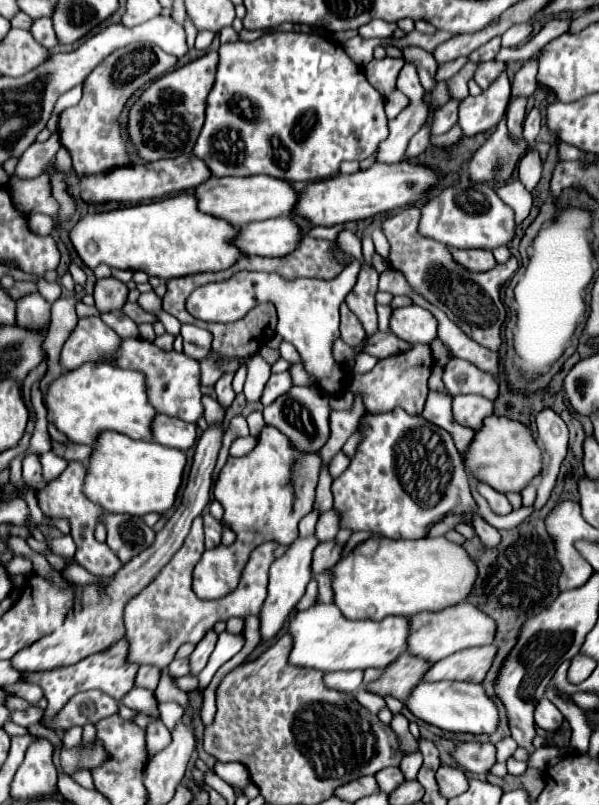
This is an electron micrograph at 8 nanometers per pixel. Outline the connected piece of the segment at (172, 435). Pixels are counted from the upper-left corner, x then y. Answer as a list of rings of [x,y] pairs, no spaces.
[[[161,415],[161,417],[157,417],[157,425],[153,425],[153,429],[157,433],[157,443],[161,443],[165,447],[173,447],[173,449],[181,449],[181,451],[195,447],[195,439],[197,439],[195,423],[187,423],[177,417]]]

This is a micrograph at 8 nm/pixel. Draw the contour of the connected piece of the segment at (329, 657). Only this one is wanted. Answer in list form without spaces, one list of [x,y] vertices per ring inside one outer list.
[[[313,605],[299,611],[289,621],[293,635],[293,649],[289,663],[299,667],[315,667],[327,671],[353,671],[353,669],[387,669],[403,651],[411,633],[411,617],[385,617],[383,621],[347,619],[337,605]]]

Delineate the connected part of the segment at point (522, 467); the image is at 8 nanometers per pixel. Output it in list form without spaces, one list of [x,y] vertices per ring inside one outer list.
[[[487,417],[485,425],[475,431],[475,439],[467,451],[465,467],[479,481],[489,483],[493,489],[501,493],[523,491],[545,471],[545,451],[537,445],[537,437],[531,435],[531,429],[521,421],[513,421],[507,417]]]

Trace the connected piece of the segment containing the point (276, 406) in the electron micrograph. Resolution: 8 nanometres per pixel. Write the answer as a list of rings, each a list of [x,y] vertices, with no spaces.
[[[293,387],[289,393],[281,395],[273,405],[263,409],[263,417],[267,423],[277,427],[287,435],[291,445],[301,453],[319,453],[329,439],[329,395],[321,393],[317,387]]]

